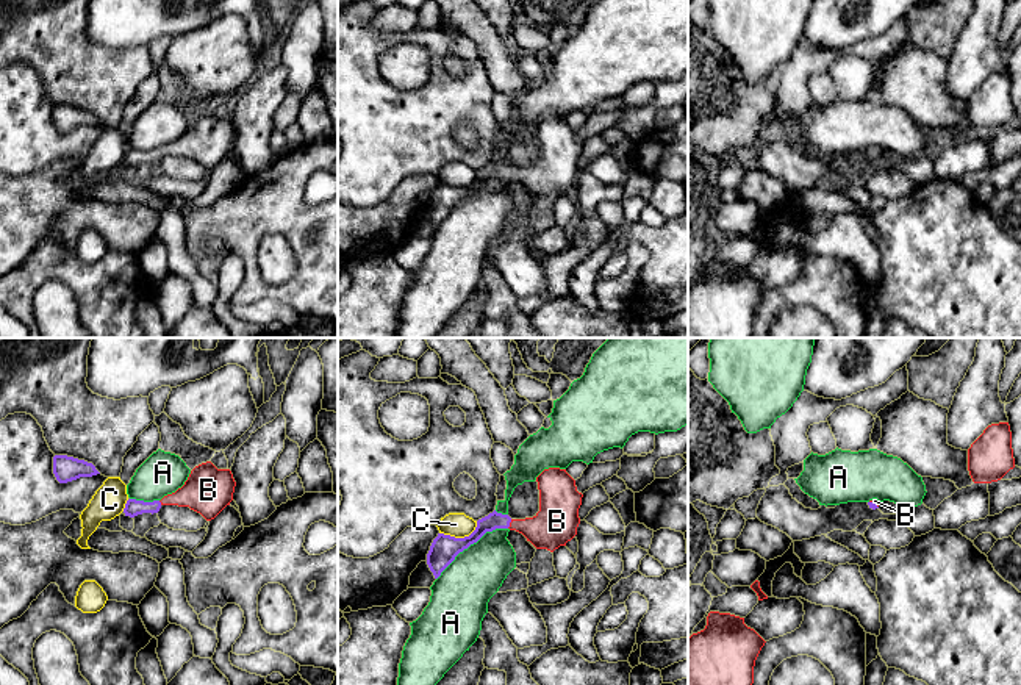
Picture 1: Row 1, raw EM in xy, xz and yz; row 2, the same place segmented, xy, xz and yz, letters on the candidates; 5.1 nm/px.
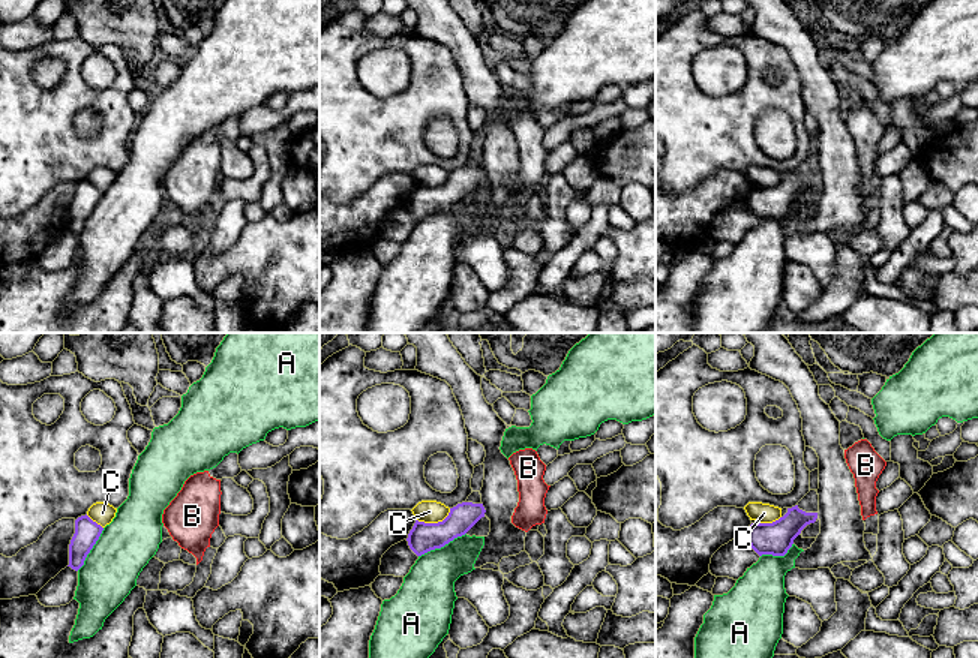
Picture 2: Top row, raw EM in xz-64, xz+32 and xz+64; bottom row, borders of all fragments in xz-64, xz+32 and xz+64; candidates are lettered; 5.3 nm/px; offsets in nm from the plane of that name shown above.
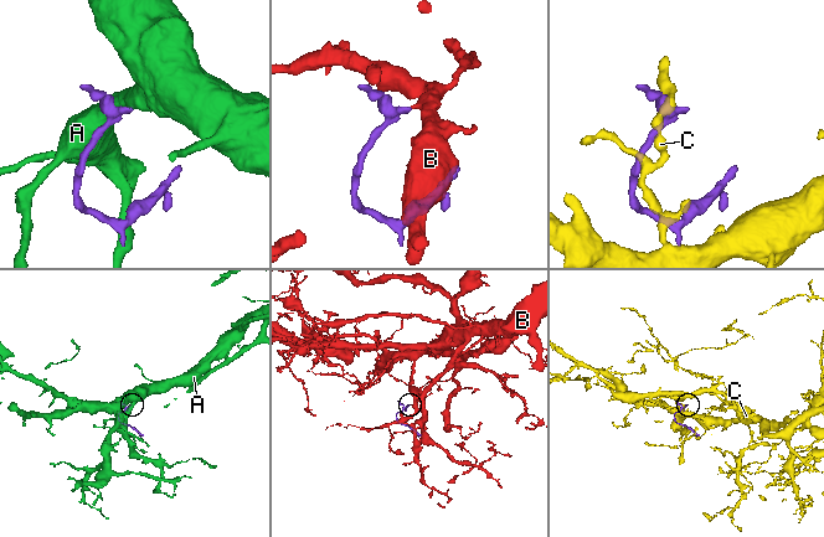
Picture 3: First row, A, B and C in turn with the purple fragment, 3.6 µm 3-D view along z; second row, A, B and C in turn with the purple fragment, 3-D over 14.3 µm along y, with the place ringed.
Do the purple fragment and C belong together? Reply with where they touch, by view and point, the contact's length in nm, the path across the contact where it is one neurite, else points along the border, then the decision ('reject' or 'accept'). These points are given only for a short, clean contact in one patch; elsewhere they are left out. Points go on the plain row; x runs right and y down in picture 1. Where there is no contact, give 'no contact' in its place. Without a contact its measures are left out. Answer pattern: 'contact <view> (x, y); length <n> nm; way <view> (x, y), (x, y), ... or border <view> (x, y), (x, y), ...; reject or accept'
contact xz (460, 188); length 220 nm; border xz (477, 171), (477, 175), (463, 186), (451, 186), (440, 182); reject

